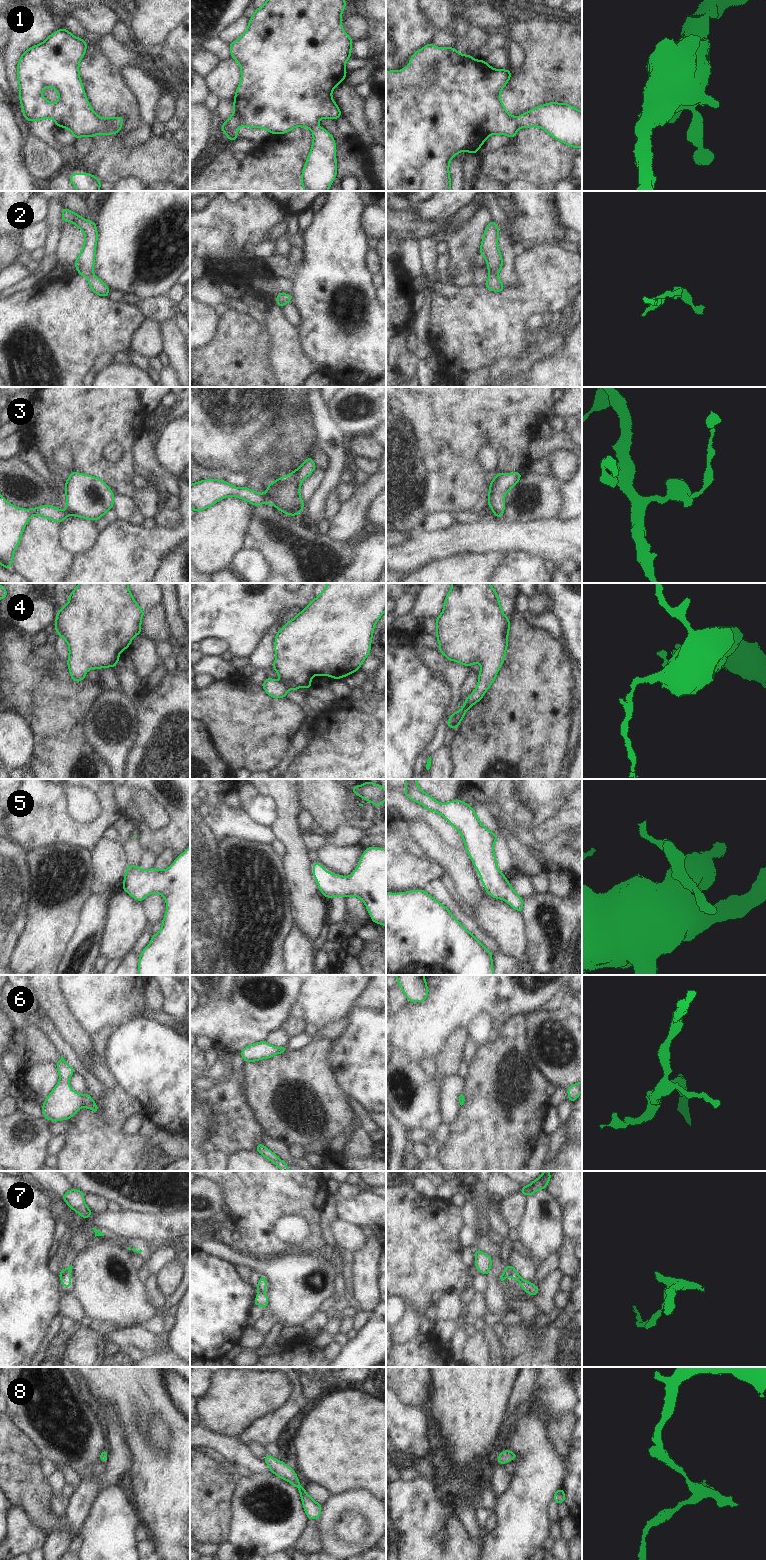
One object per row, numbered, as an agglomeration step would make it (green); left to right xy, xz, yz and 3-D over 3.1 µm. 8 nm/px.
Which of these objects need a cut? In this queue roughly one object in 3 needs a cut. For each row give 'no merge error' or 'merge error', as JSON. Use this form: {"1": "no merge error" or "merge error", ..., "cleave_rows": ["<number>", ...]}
{"1": "no merge error", "2": "no merge error", "3": "no merge error", "4": "no merge error", "5": "no merge error", "6": "no merge error", "7": "merge error", "8": "no merge error", "cleave_rows": ["7"]}

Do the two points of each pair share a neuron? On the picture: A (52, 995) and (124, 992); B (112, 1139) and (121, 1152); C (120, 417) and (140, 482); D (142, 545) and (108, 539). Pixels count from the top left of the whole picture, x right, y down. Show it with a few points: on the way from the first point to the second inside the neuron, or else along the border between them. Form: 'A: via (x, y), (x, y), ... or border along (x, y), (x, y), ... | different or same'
A: border along (58, 985), (69, 1010), (74, 1015) | different
B: via (112, 1142), (118, 1149) | same
C: border along (135, 473), (133, 485), (136, 489) | different
D: via (134, 545), (116, 545) | same

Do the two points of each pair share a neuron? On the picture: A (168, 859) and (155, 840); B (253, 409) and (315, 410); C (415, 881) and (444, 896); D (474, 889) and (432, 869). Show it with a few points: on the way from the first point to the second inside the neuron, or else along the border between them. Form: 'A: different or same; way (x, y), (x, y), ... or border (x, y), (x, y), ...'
A: different; border (178, 855), (172, 849), (166, 849), (158, 857)
B: different; border (307, 397), (310, 417), (316, 433)
C: different; border (440, 878), (430, 881), (424, 889)
D: different; border (430, 858), (439, 863), (446, 871)

